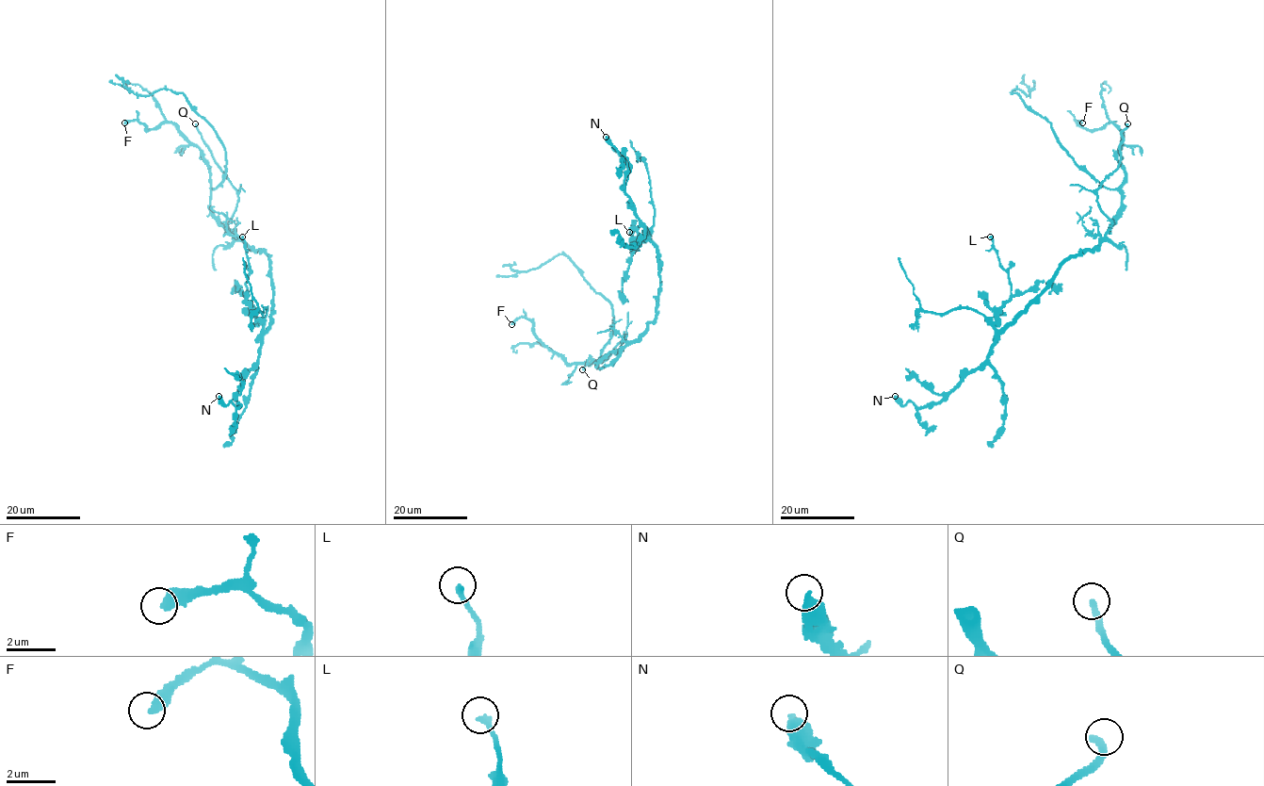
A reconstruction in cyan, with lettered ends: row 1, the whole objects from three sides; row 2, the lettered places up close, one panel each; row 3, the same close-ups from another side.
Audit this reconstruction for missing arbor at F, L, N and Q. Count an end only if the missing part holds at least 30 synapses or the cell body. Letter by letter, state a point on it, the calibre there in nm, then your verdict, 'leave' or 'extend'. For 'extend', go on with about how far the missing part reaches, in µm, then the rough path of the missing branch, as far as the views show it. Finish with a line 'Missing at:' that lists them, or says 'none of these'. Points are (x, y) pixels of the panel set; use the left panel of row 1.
F: (124, 122) | 460 nm | leave
L: (242, 237) | 190 nm | leave
N: (218, 396) | 460 nm | leave
Q: (195, 123) | 320 nm | extend | 35 µm | (195, 123), (179, 101), (188, 84), (189, 59), (198, 40), (196, 37)
Missing at: Q

